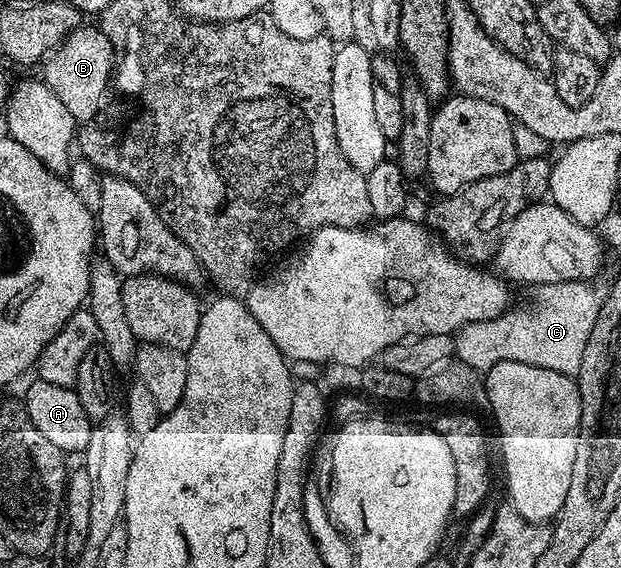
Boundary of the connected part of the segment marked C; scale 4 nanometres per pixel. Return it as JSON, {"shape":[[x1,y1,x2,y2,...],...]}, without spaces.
{"shape":[[567,281,534,286,533,300,526,307,514,306,499,317,472,323,456,332,456,358,478,373,489,371,499,365,499,361,519,361,523,365,576,376,603,298,602,292,597,292,593,285,589,281]]}

